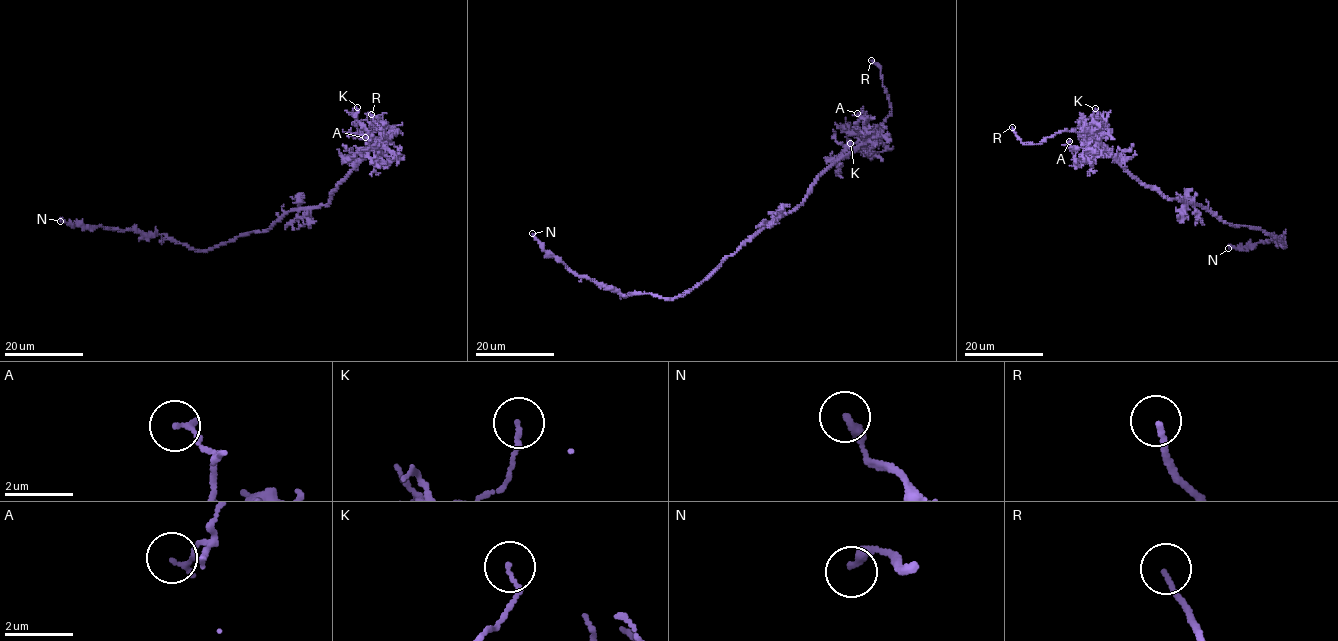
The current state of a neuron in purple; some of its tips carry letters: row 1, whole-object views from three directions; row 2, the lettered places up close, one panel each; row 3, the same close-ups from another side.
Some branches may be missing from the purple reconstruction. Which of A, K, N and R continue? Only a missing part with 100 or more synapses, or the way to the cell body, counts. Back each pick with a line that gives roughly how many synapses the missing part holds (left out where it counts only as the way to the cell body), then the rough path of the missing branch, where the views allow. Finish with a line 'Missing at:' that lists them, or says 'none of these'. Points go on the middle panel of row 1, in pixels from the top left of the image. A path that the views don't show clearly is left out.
R: course (871, 60), (858, 49), (843, 47), (832, 38), (811, 34)
Missing at: R

